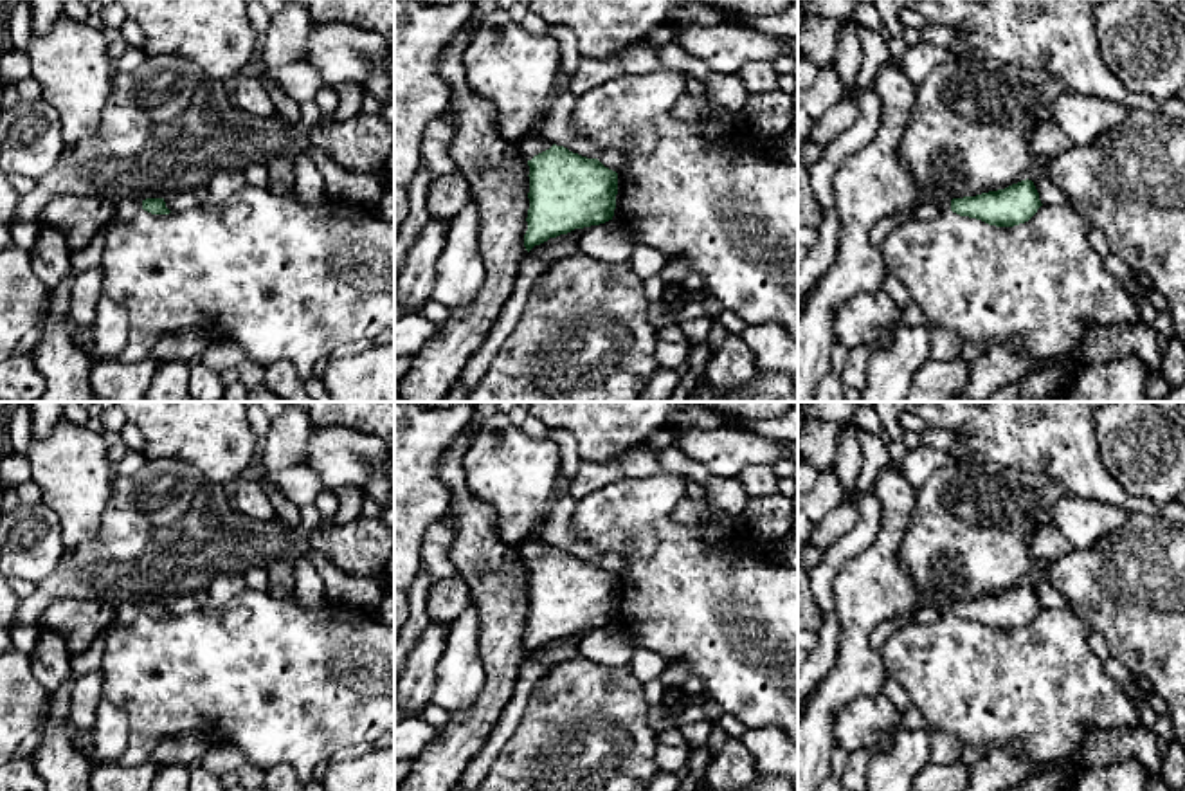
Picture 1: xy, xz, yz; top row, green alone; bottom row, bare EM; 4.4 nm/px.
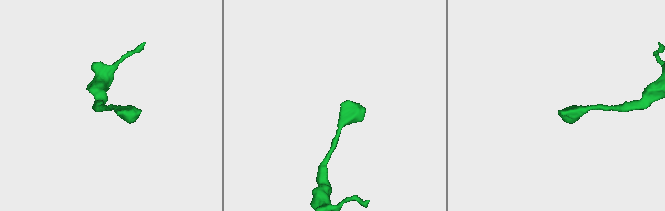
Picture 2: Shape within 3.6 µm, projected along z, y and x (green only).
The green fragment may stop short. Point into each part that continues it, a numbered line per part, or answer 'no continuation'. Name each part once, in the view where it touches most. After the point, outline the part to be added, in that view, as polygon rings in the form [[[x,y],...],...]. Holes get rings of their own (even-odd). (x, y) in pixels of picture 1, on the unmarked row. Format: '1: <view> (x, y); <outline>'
1: xz (530, 548); [[[537,532],[524,537],[515,548],[526,564],[531,564],[535,559],[538,559],[553,550],[551,546],[544,544],[538,539]]]

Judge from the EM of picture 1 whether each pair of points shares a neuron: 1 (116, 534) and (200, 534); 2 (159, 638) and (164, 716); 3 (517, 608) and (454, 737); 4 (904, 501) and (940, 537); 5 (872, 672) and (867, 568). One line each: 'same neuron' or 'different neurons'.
1: same neuron
2: same neuron
3: same neuron
4: different neurons
5: same neuron

